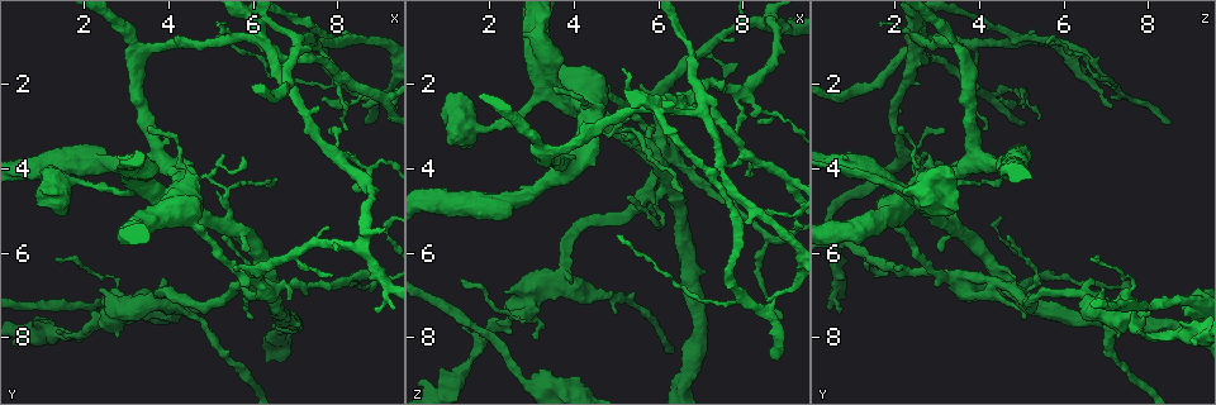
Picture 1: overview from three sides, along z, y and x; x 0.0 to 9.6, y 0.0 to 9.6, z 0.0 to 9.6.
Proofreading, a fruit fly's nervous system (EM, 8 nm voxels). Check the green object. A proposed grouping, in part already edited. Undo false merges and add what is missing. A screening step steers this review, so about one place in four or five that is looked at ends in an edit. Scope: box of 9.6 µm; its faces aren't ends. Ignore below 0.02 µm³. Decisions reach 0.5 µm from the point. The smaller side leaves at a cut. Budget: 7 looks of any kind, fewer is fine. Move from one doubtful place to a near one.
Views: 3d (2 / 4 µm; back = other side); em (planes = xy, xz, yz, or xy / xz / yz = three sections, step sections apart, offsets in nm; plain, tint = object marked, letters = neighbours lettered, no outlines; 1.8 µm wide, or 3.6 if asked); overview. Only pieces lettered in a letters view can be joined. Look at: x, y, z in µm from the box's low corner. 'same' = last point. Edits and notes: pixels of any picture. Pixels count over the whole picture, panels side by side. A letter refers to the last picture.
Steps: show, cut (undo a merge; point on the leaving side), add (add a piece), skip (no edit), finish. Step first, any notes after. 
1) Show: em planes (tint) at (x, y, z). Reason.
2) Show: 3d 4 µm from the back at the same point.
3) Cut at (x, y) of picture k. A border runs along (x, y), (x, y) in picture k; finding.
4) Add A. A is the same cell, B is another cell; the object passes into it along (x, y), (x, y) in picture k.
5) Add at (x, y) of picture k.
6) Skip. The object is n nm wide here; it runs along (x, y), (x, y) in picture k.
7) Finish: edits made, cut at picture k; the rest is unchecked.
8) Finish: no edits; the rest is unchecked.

Show: em planes (letters) at (8.40, 4.55, 2.90). Thin end.

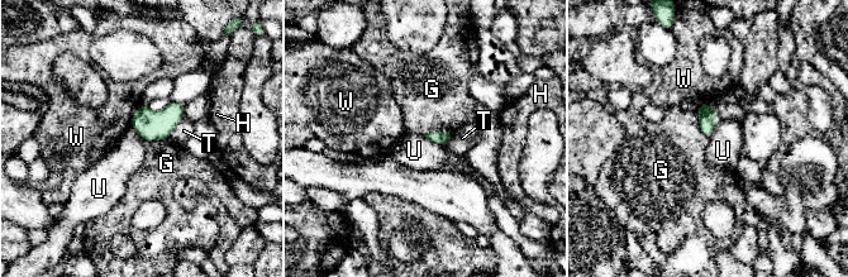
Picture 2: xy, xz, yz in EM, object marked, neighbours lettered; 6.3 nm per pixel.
Skip. G, H, T, U and W are other cells; a border runs along (423, 135), (444, 146) in picture 2; none of them fits.

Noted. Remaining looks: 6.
Show: 3d 2 µm at (7.80, 1.05, 4.65). Arms part here.

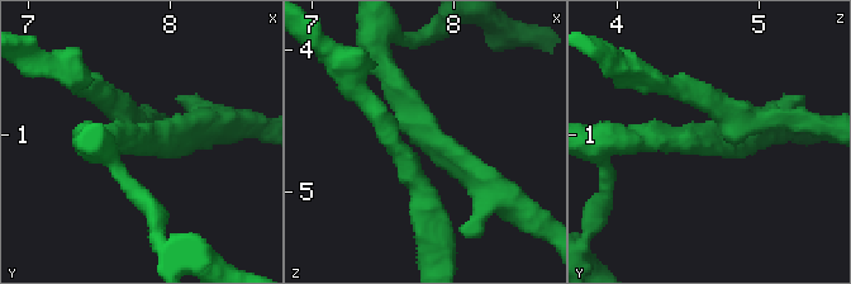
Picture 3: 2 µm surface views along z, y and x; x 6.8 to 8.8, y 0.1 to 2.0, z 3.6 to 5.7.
Show: em planes (letters) at (7.76, 1.02, 4.58). 3 arms meet here; the arms are 190, 220, 220 nm wide; shape alone is not enough.

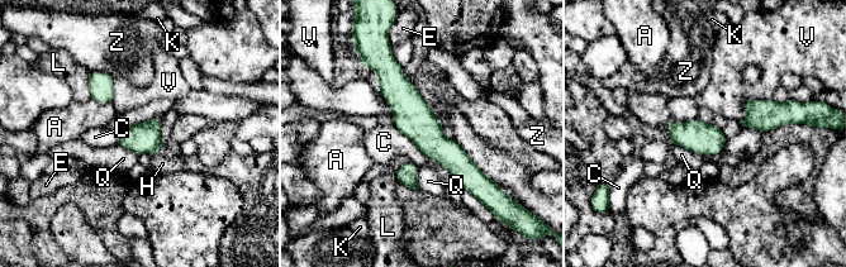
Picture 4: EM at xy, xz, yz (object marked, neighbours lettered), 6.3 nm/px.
Skip. A, C, E, H, K, L, Q, V and Z are other cells; a border runs along (388, 104), (394, 125), (451, 175) in picture 4; one cell here.

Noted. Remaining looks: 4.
Show: em yz step 8 (letters) at (3.60, 7.05, 6.65). Sudden change in width.

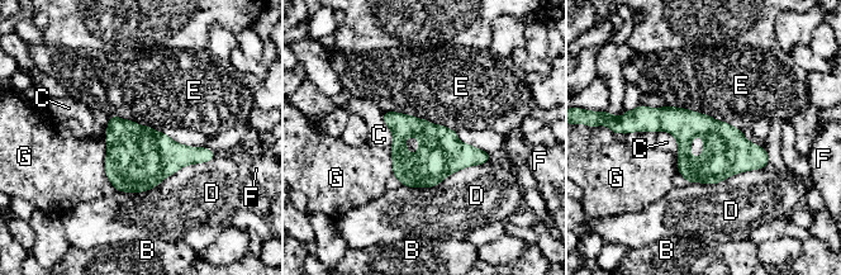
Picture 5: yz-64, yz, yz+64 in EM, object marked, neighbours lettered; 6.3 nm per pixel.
Show: em planes (letters) at the same point.

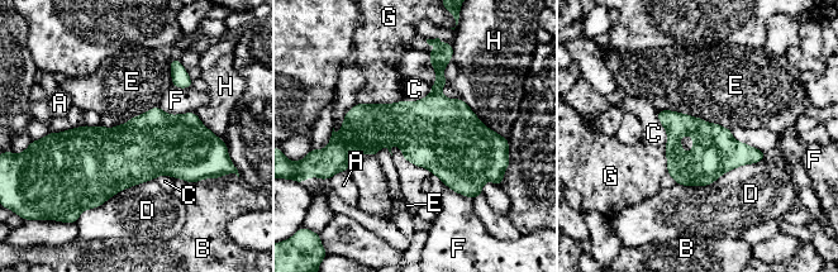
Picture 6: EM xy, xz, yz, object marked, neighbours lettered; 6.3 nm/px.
Skip. The object is 300 nm wide here; A, B, C, D, E, F, G and H are other cells; a border runs along (657, 110), (677, 110), (729, 128) in picture 6; continuous, no second cell.

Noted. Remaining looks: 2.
Finish: no edits; the rest is unchecked.

